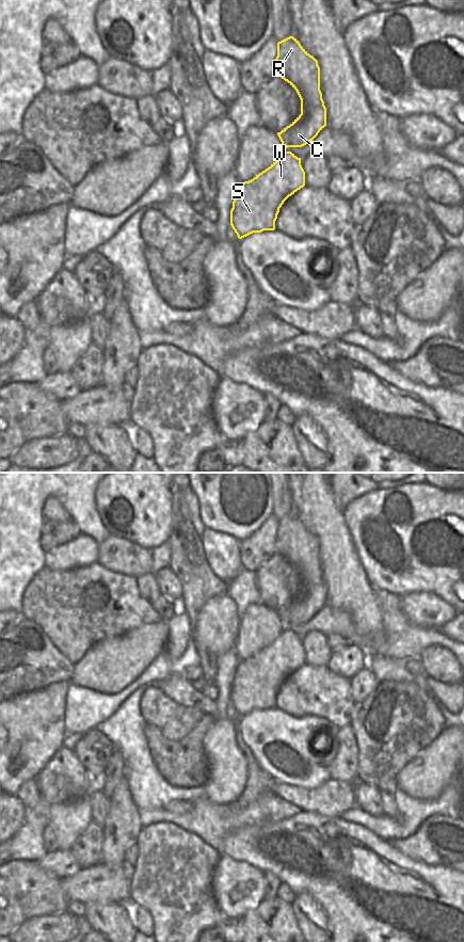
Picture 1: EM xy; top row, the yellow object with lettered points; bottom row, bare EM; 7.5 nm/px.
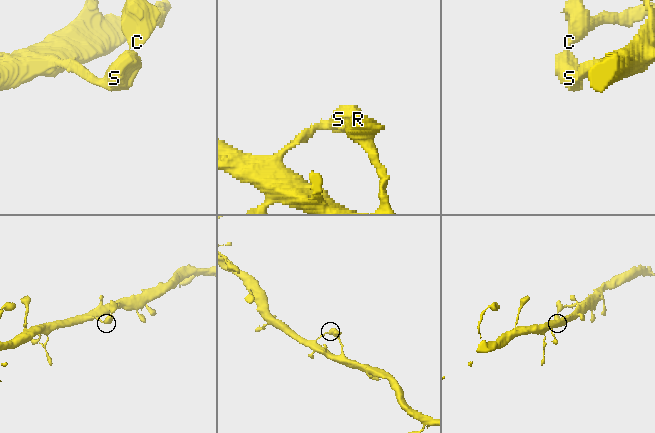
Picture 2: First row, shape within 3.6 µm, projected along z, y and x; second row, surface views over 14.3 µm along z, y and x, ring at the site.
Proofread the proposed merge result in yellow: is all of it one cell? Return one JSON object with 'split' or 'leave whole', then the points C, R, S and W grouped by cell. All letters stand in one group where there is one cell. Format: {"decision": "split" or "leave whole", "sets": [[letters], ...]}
{"decision": "leave whole", "sets": [["C", "R", "S", "W"]]}

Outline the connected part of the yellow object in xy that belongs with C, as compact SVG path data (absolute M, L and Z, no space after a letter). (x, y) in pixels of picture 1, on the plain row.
M293 514L277 521L275 553L297 569L301 592L277 610L282 633L253 657L239 661L230 688L230 703L239 717L275 707L284 680L305 664L301 636L285 627L306 623L326 604L318 539Z

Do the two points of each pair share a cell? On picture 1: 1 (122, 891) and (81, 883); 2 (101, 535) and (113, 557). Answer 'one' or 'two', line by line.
1: one
2: two

